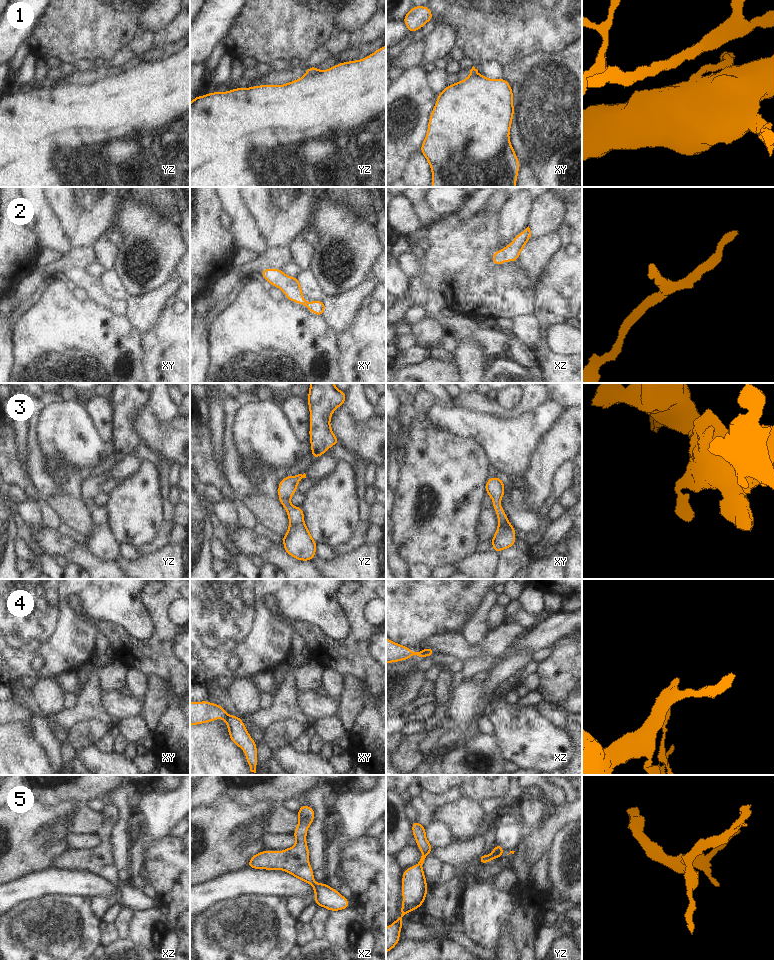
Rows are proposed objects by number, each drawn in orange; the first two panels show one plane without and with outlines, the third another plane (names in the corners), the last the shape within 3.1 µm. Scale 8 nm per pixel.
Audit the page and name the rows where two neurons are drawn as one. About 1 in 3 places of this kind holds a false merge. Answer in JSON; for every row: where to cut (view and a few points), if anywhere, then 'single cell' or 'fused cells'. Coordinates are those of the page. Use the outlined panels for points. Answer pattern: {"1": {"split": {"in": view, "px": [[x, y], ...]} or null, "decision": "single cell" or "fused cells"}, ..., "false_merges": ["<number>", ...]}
{"1": {"split": {"in": "yz", "px": [[319, 71], [313, 74], [305, 73]]}, "decision": "fused cells"}, "2": {"split": null, "decision": "single cell"}, "3": {"split": null, "decision": "single cell"}, "4": {"split": {"in": "xy", "px": [[229, 715], [225, 720]]}, "decision": "fused cells"}, "5": {"split": null, "decision": "single cell"}, "false_merges": ["1", "4"]}

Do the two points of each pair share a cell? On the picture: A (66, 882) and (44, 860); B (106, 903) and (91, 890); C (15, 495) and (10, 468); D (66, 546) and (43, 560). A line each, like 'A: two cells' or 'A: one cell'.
A: two cells
B: two cells
C: two cells
D: two cells

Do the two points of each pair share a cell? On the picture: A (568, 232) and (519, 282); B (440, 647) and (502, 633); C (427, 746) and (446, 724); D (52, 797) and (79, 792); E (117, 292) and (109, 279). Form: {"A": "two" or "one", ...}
{"A": "two", "B": "one", "C": "one", "D": "one", "E": "one"}

